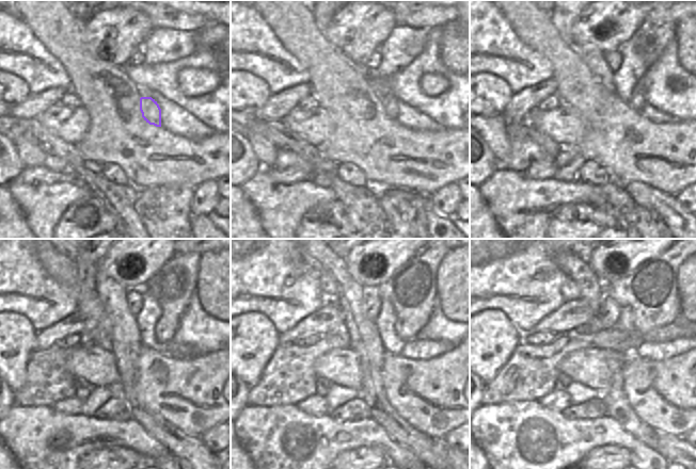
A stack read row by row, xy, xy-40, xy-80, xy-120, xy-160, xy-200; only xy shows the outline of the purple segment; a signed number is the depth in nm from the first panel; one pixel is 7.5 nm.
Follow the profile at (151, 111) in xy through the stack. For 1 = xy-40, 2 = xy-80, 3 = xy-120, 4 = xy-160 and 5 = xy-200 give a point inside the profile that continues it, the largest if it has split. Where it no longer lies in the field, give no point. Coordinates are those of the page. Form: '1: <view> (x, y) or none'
1: xy-40 (390, 102)
2: xy-80 (637, 100)
3: xy-120 (174, 284)
4: xy-160 (411, 290)
5: xy-200 (650, 291)

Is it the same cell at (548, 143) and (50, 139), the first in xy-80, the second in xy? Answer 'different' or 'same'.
same

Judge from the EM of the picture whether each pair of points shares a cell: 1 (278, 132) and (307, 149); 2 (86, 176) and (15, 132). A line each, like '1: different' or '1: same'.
1: same
2: same

